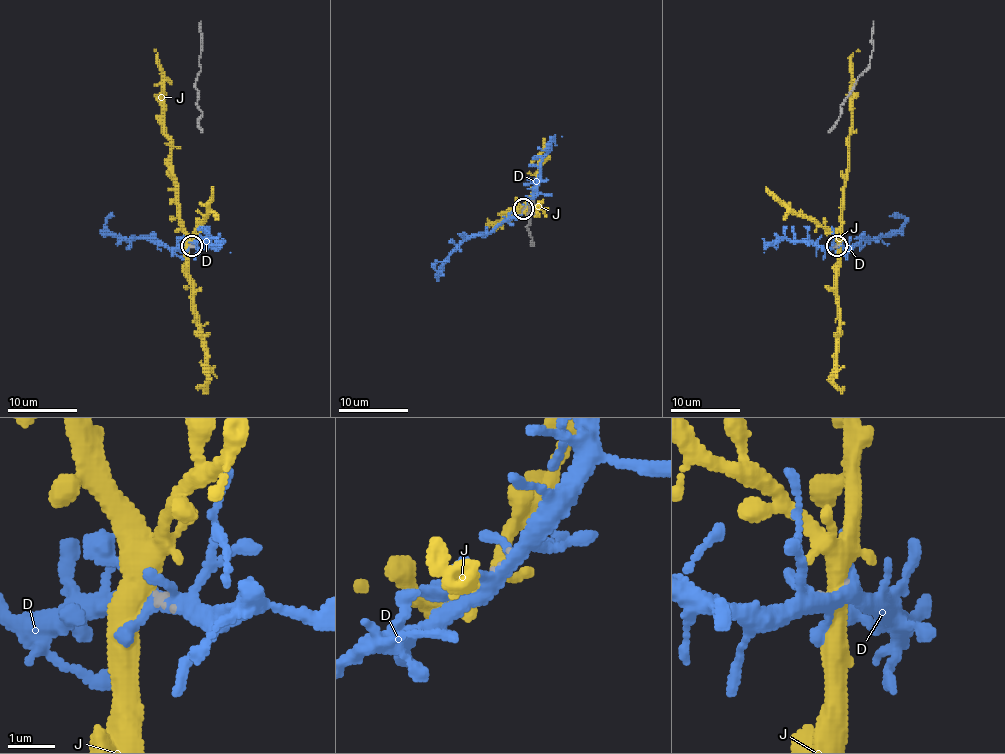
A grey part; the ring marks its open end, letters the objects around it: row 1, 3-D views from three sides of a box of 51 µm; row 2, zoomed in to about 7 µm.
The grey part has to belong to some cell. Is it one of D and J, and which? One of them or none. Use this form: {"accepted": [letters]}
{"accepted": []}

